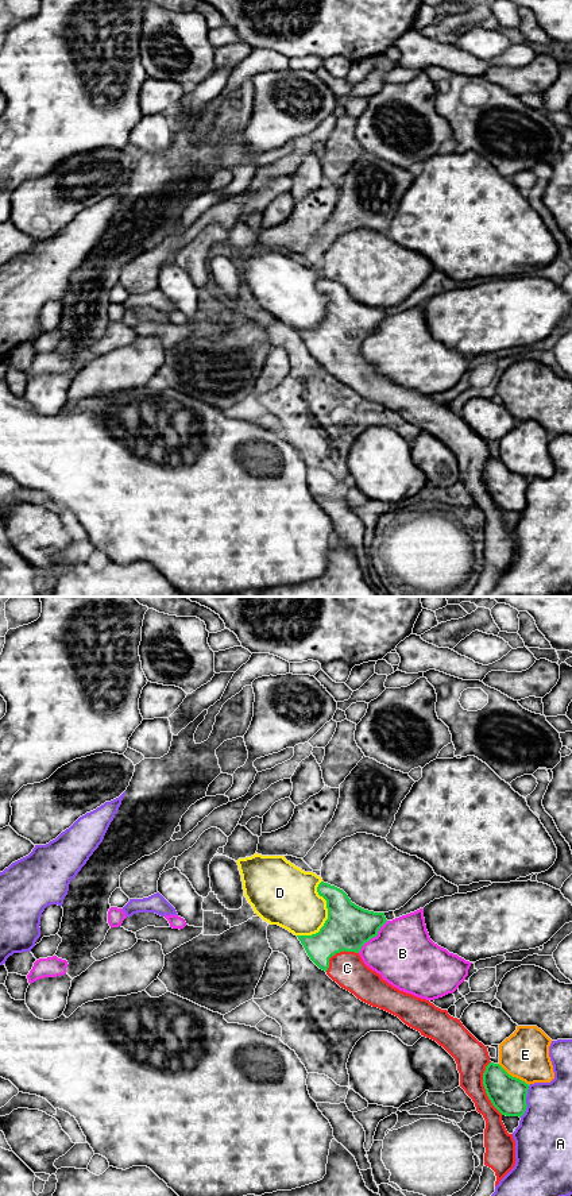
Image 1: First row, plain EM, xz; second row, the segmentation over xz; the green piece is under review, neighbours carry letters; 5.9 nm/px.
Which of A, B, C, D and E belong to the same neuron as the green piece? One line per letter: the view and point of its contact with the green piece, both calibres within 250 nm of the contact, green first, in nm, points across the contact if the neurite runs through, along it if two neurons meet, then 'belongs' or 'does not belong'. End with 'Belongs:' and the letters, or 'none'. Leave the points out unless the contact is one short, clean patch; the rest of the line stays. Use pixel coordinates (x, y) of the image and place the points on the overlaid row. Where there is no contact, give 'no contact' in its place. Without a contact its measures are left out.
A: xz (525, 1102) | 220/340 nm | does not belong
B: xz (373, 937) | 280/380 nm | does not belong
C: xz (484, 1088) | 220/200 nm | belongs
D: xz (328, 917) | 280/340 nm | does not belong
E: xz (514, 1077) | 220/280 nm | does not belong
Belongs: C

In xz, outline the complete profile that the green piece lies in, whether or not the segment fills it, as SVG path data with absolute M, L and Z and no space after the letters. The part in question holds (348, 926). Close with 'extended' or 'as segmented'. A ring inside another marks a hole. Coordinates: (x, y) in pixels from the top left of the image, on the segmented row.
M324 881L318 884L317 892L326 900L328 919L318 933L297 935L308 956L341 988L398 1016L455 1058L460 1087L486 1120L484 1165L495 1172L496 1187L517 1161L515 1141L507 1133L502 1116L521 1118L525 1114L529 1084L491 1062L487 1046L460 1019L426 999L399 991L363 962L359 952L387 922L384 913L356 906L343 890Z | extended

